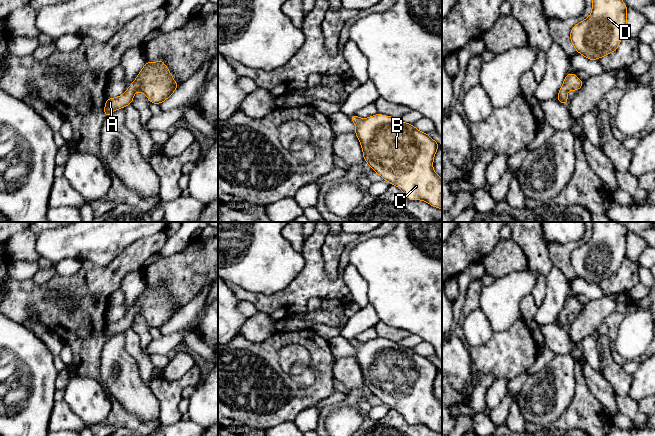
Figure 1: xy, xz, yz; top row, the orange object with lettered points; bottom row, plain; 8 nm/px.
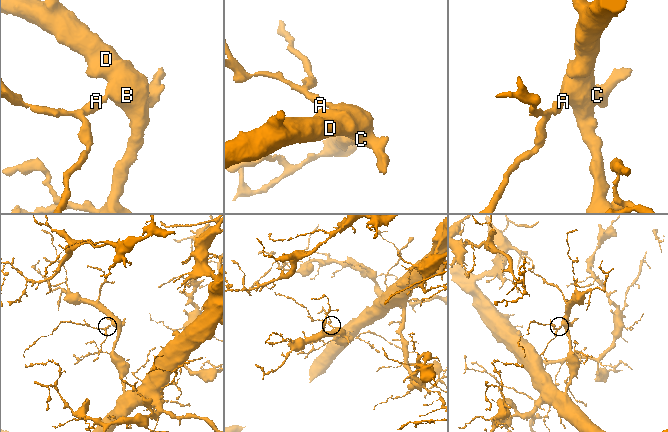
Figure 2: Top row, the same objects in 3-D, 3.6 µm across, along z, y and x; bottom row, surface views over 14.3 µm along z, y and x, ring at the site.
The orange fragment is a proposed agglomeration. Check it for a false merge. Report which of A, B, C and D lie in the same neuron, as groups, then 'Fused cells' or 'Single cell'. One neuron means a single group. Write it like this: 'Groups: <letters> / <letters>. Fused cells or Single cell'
Groups: A B C D. Single cell

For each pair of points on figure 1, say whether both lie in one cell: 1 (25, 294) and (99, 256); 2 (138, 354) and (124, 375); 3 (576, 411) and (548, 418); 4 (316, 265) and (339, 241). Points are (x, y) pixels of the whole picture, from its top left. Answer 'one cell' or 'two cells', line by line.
1: two cells
2: two cells
3: two cells
4: two cells

